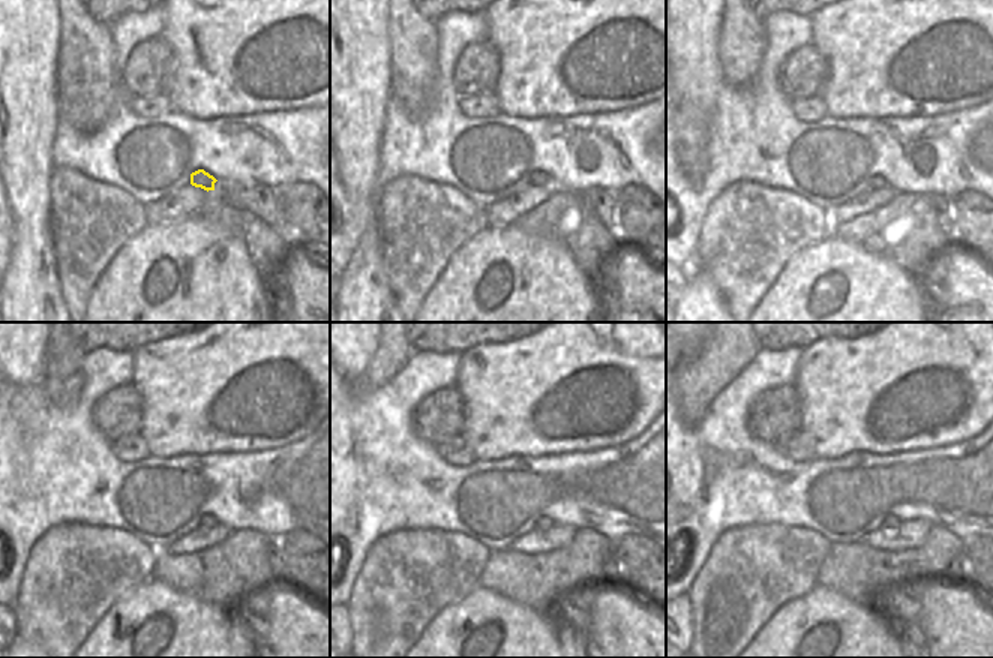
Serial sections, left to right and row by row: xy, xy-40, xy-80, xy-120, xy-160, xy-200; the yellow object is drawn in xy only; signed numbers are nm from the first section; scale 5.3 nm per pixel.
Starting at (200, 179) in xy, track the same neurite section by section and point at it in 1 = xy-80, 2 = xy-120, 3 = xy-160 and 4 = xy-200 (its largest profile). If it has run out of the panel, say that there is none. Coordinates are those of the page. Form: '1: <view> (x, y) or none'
1: xy-80 (878, 183)
2: xy-120 (207, 522)
3: xy-160 (545, 523)
4: xy-200 (890, 523)

